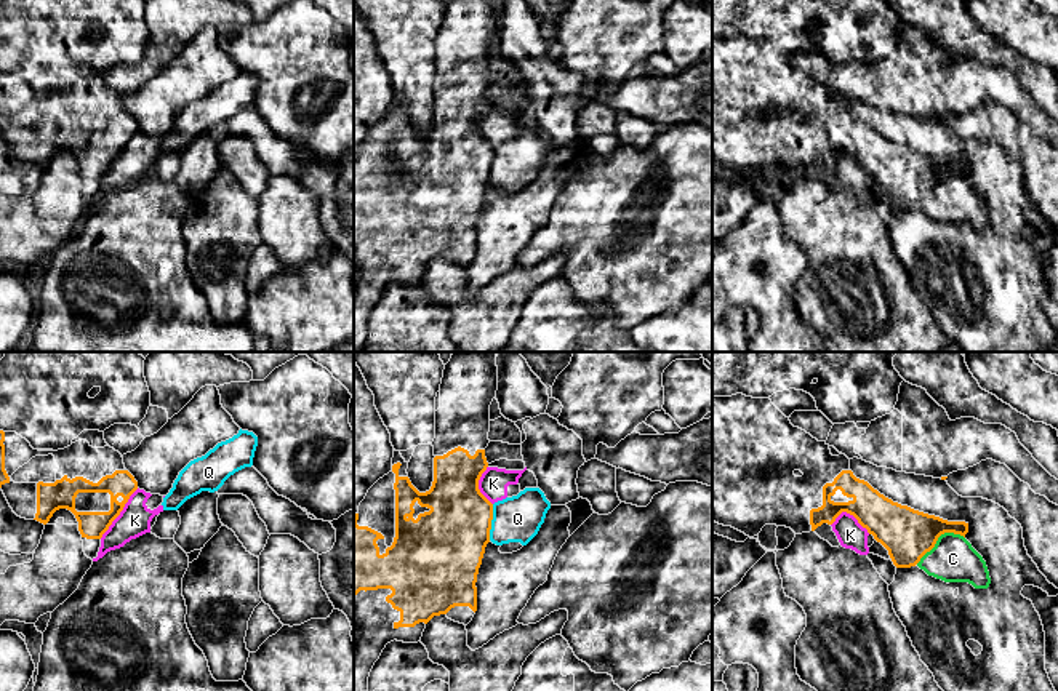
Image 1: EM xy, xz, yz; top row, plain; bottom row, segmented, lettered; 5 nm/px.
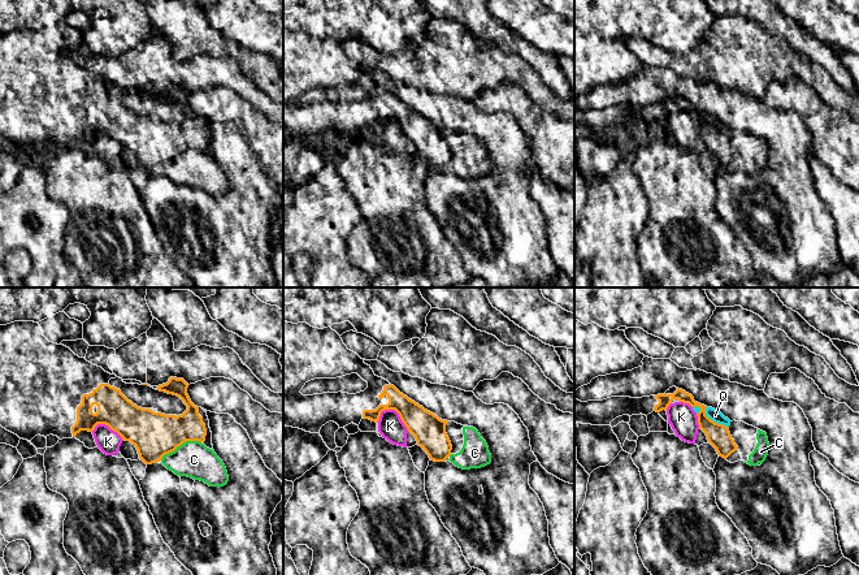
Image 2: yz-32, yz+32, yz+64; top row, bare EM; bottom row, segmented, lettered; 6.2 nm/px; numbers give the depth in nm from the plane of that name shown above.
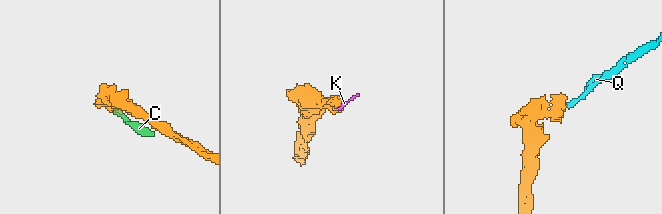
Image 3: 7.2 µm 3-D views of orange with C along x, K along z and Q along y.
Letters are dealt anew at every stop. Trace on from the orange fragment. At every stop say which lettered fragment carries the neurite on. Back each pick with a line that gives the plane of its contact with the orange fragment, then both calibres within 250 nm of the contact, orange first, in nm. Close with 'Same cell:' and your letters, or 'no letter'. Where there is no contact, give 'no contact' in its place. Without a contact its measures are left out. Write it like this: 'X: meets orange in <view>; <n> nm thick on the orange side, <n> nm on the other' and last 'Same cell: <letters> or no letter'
Same cell: no letter

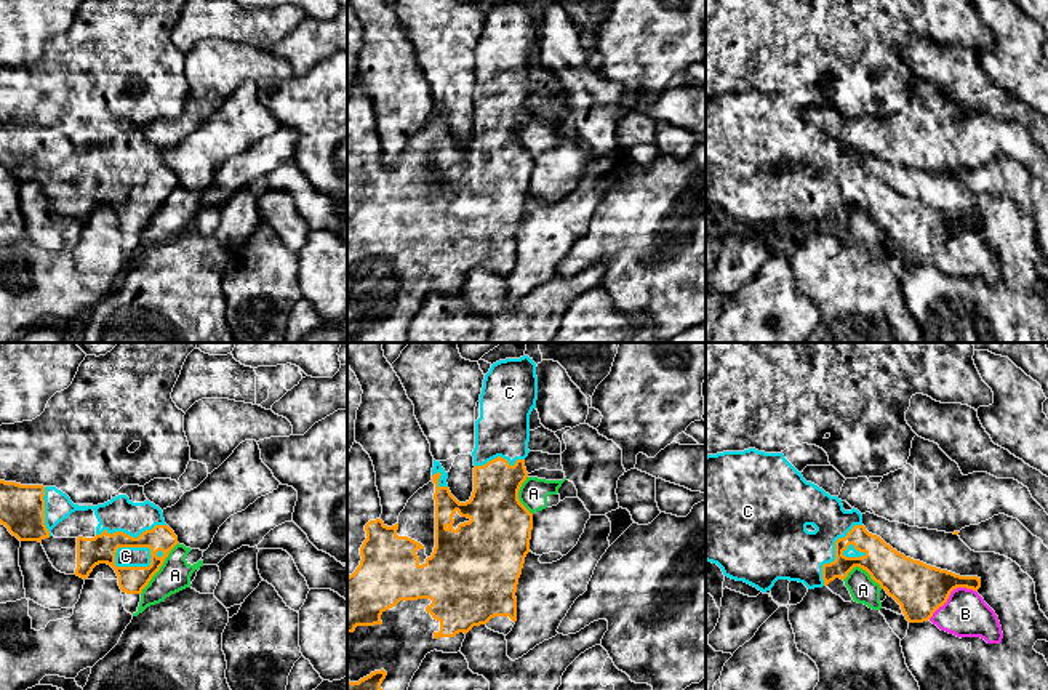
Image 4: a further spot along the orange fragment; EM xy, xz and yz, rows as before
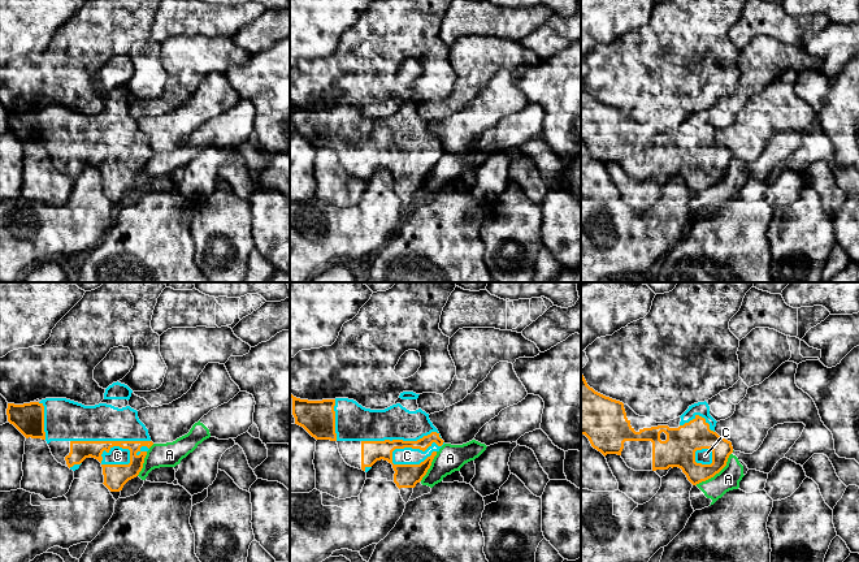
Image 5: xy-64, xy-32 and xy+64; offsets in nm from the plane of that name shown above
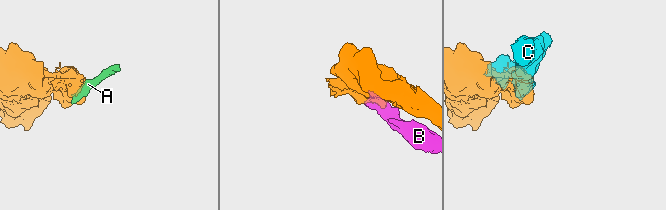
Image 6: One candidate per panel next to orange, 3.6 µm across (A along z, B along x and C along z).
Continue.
C: meets orange in xy; 140 nm thick on the orange side, 100 nm on the other
Same cell: C

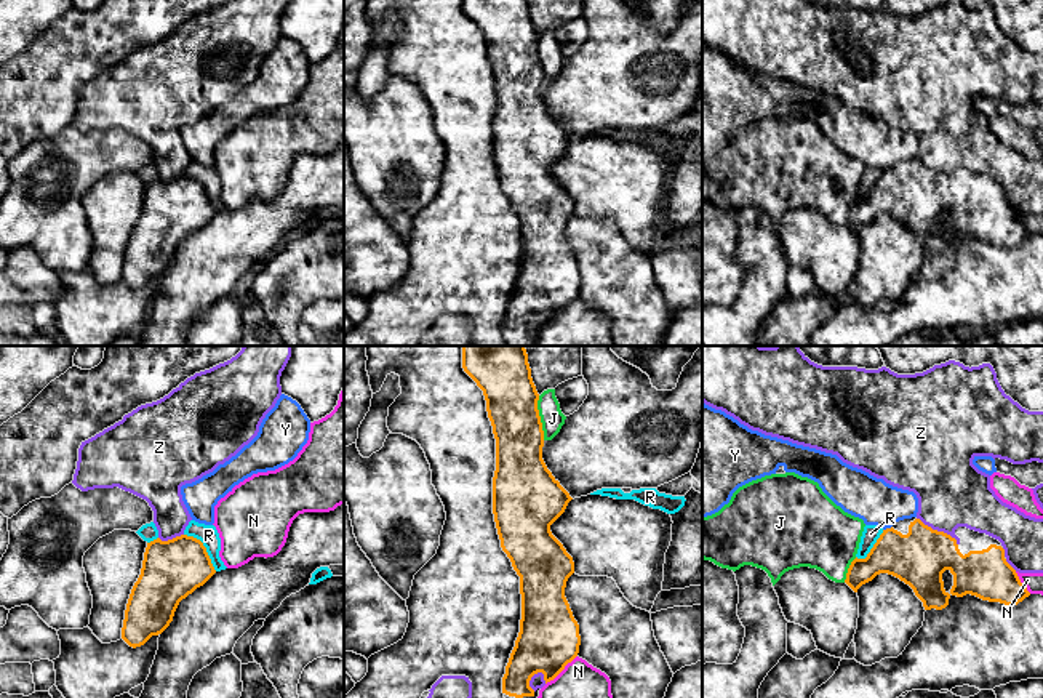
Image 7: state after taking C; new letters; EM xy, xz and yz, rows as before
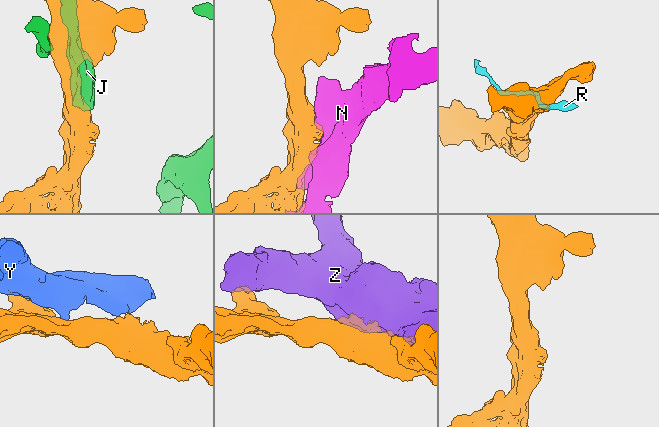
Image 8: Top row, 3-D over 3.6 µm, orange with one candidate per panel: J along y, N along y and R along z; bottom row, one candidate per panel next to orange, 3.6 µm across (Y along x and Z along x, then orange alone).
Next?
Same cell: no letter

